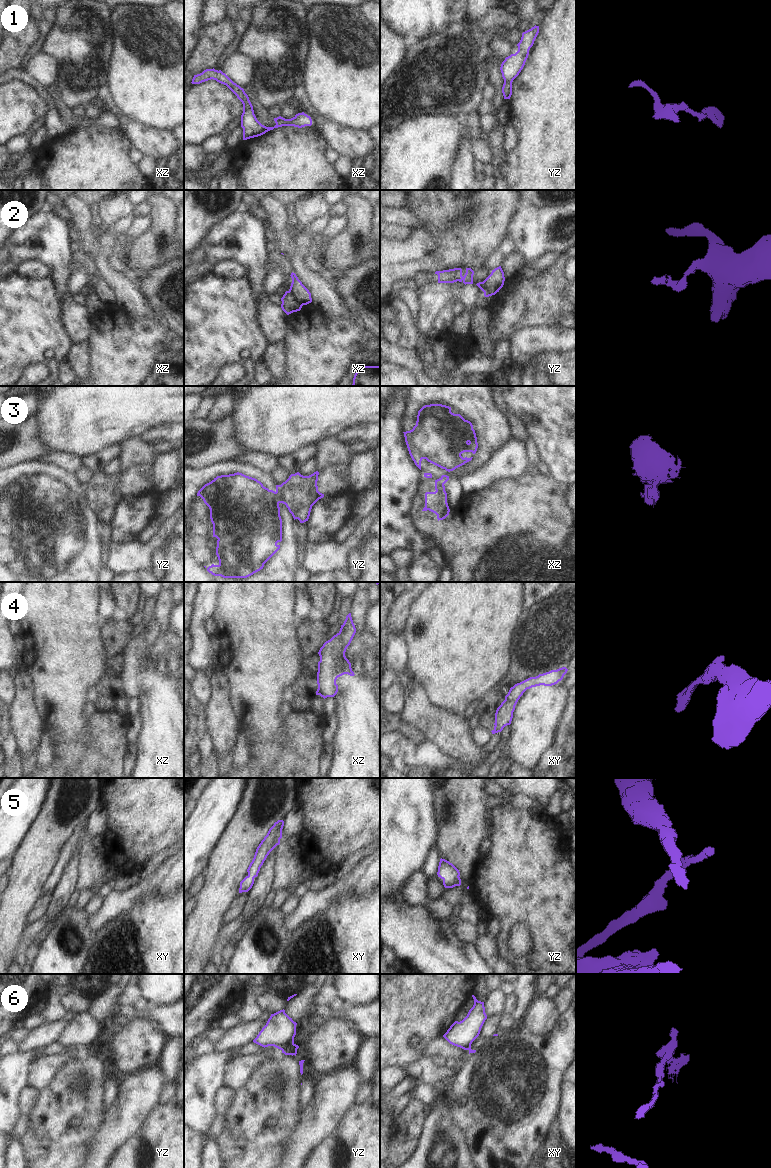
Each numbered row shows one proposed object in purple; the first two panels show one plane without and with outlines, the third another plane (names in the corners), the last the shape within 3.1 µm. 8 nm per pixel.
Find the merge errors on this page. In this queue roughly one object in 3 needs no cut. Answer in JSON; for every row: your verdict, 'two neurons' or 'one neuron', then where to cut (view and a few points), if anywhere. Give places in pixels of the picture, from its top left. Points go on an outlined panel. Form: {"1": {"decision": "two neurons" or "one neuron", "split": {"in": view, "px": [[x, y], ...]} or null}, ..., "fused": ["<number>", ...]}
{"1": {"decision": "two neurons", "split": {"in": "xz", "px": [[276, 118], [277, 122], [282, 125]]}}, "2": {"decision": "two neurons", "split": {"in": "xz", "px": [[288, 291], [302, 305]]}}, "3": {"decision": "two neurons", "split": {"in": "yz", "px": [[279, 485], [281, 498], [284, 503]]}}, "4": {"decision": "one neuron", "split": null}, "5": {"decision": "one neuron", "split": null}, "6": {"decision": "two neurons", "split": {"in": "yz", "px": [[293, 1043], [282, 1050]]}}, "fused": ["1", "2", "3", "6"]}

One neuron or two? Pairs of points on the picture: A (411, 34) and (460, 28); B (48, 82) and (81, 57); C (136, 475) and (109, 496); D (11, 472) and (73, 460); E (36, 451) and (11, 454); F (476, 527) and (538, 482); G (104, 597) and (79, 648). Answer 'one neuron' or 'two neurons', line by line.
A: two neurons
B: two neurons
C: one neuron
D: two neurons
E: one neuron
F: one neuron
G: two neurons

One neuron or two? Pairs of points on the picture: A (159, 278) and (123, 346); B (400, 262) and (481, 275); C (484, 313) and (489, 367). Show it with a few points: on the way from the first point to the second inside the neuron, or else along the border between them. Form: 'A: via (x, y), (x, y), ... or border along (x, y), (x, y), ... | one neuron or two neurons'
A: via (157, 297), (160, 302), (160, 319), (142, 337) | one neuron
B: border along (483, 266), (474, 272) | two neurons
C: border along (496, 344), (496, 347), (491, 352), (478, 353) | two neurons

